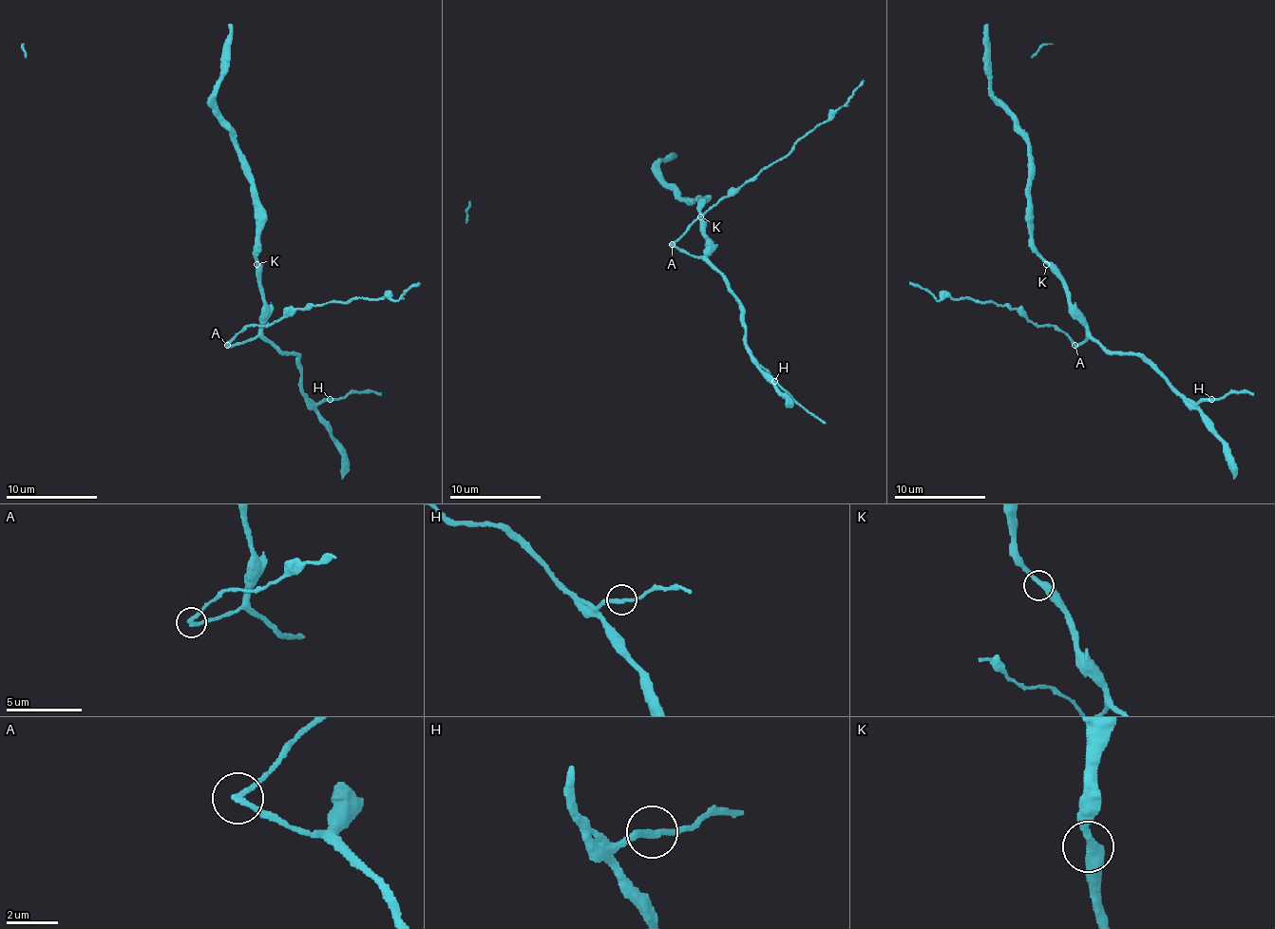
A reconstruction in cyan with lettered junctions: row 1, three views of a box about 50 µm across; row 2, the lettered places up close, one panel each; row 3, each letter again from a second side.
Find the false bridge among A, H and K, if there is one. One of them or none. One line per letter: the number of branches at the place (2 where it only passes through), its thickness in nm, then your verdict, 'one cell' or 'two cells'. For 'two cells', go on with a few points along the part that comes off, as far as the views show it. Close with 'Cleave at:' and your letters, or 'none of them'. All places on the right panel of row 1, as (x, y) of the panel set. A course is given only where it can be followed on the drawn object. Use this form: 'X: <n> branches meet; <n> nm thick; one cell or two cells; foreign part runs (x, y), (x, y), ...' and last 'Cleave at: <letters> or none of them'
A: 2 branches meet; 220 nm thick; two cells; foreign part runs (1074, 344), (1056, 326), (1037, 326), (1005, 305), (948, 295), (939, 300), (909, 282)
H: 2 branches meet; 200 nm thick; one cell
K: 2 branches meet; 400 nm thick; one cell
Cleave at: A

